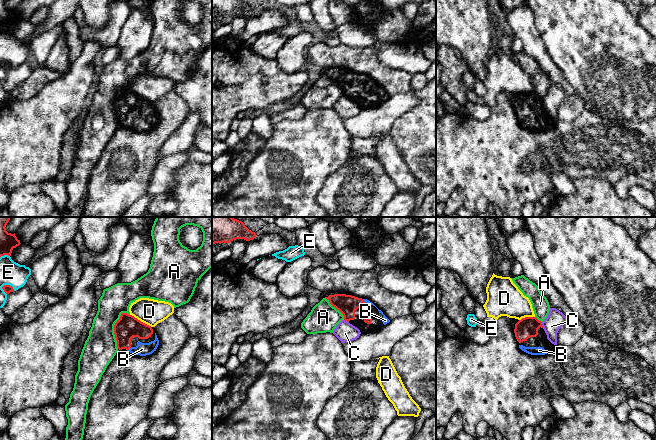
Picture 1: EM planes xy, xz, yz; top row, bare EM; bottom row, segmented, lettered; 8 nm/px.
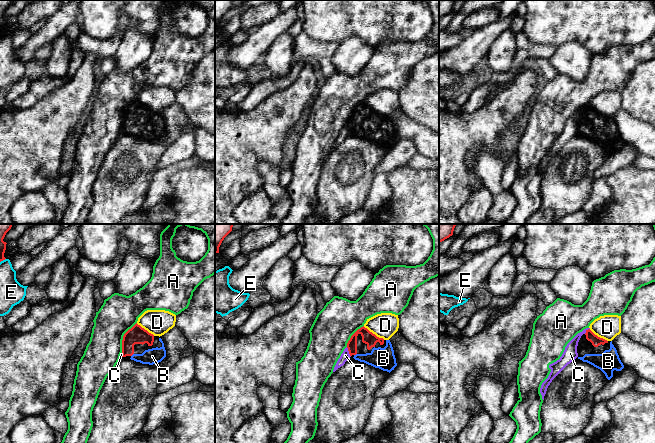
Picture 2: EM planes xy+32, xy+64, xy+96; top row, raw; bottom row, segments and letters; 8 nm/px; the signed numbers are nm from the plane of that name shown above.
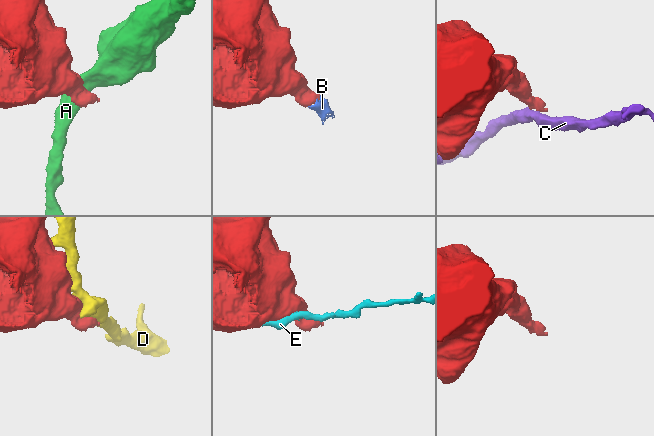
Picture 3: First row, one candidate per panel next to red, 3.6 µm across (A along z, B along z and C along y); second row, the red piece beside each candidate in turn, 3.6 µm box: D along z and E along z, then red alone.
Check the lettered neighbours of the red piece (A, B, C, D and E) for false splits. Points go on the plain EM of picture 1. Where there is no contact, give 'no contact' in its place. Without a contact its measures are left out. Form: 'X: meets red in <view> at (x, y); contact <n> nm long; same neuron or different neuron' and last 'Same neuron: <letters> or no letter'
A: meets red in xy at (114, 105); contact 300 nm long; different neuron
B: meets red in xy at (129, 124); contact 50 nm long; same neuron
C: meets red in yz at (541, 101); contact 50 nm long; different neuron
D: meets red in xy at (140, 97); contact 200 nm long; different neuron
E: meets red in xy at (8, 61); contact 110 nm long; different neuron
Same neuron: B

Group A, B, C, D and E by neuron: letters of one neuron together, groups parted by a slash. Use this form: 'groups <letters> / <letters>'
groups A / B / C / D / E

